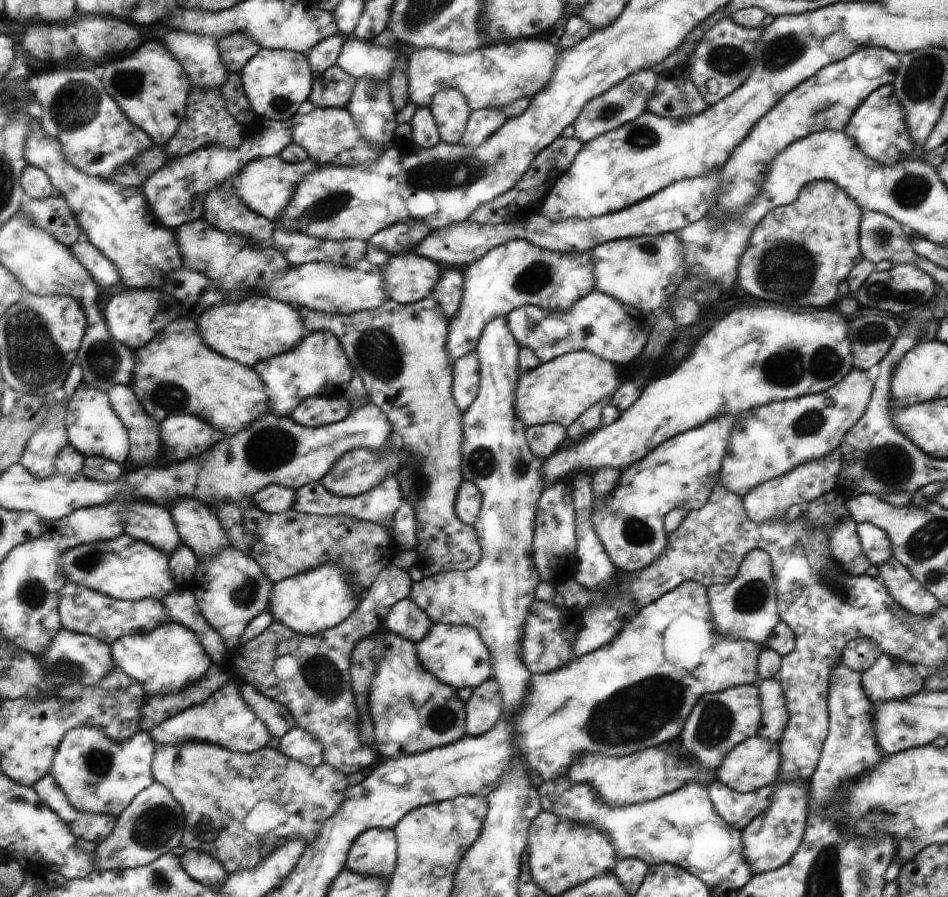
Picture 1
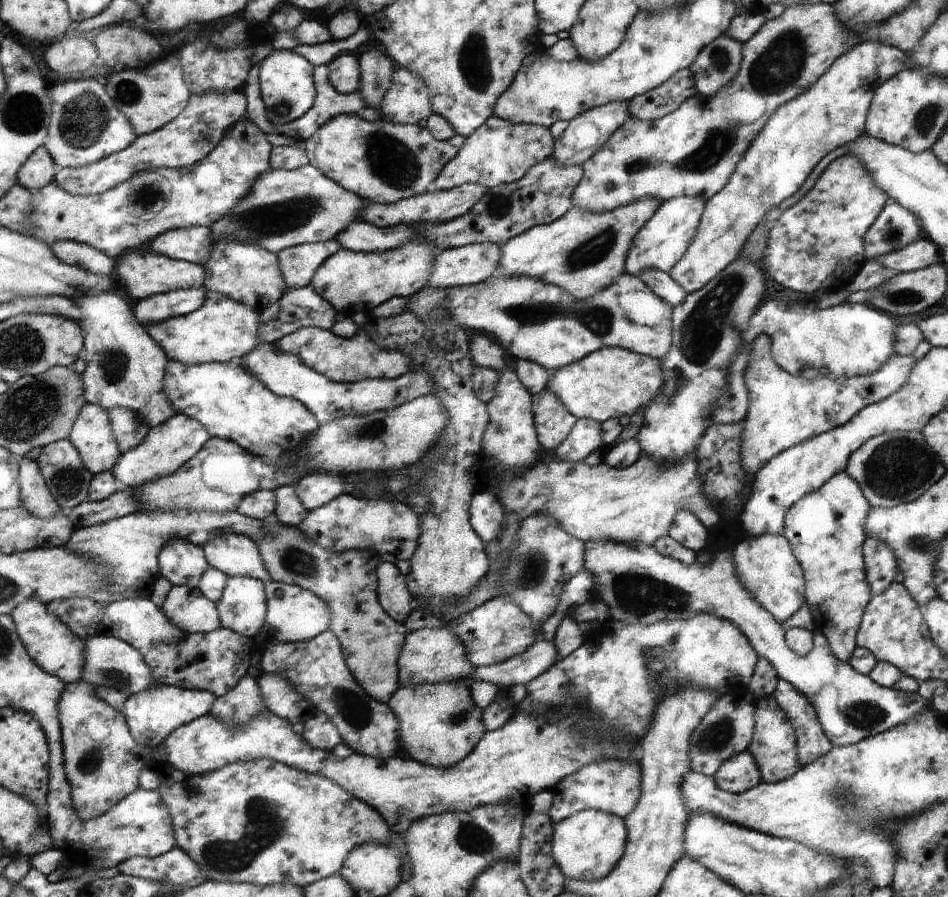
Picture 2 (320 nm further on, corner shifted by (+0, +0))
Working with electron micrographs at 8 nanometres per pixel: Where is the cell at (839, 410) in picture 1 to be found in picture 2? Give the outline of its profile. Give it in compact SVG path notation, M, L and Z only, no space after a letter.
M768 335L757 336L745 372L745 385L749 390L749 410L745 416L744 443L741 444L742 464L749 473L750 484L755 475L770 459L790 447L804 443L824 431L841 427L855 418L869 404L888 398L908 383L916 366L913 356L894 355L885 366L874 374L837 379L817 376L808 379L786 372L771 355Z

